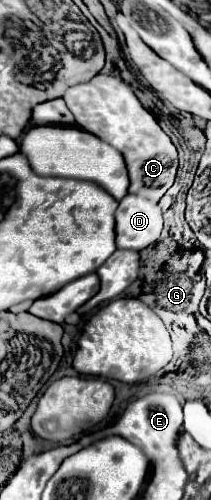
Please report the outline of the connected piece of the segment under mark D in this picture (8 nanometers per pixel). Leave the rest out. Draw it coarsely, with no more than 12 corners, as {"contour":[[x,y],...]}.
{"contour":[[126,195],[116,247],[142,251],[162,233],[156,203]]}

